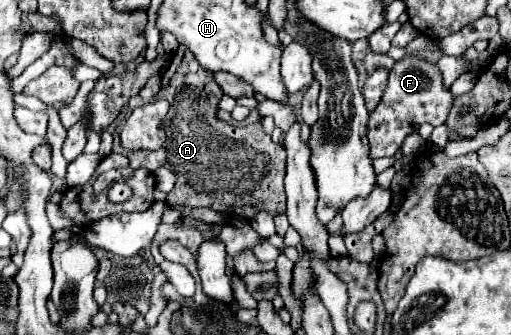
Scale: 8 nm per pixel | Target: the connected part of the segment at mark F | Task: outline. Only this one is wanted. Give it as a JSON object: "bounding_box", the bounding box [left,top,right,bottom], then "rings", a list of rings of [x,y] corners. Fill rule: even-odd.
{"bounding_box":[367,55,453,159],"rings":[[[415,55],[397,61],[395,67],[389,71],[389,83],[379,105],[369,115],[369,131],[367,131],[369,145],[371,145],[369,157],[371,159],[393,157],[401,147],[403,139],[411,131],[417,131],[421,123],[443,125],[449,113],[451,101],[453,101],[453,95],[443,87],[441,75],[435,65],[425,63]]]}

